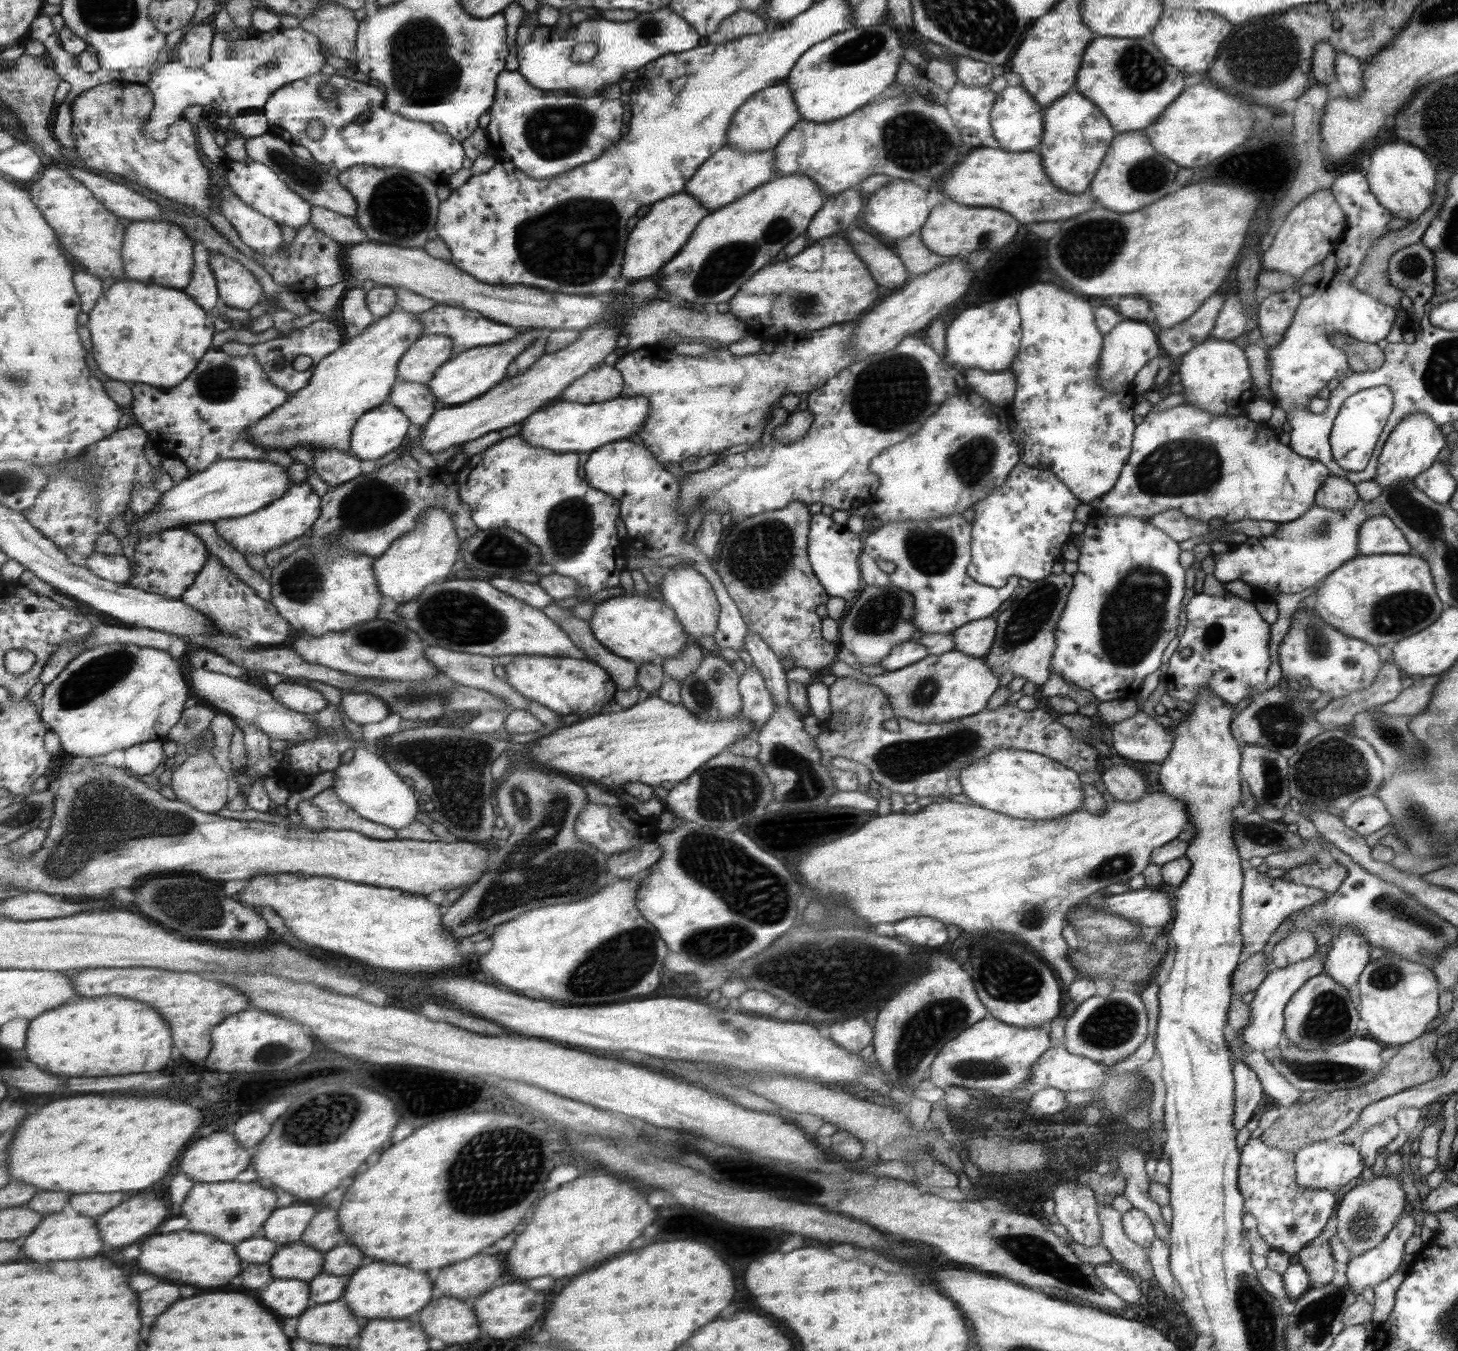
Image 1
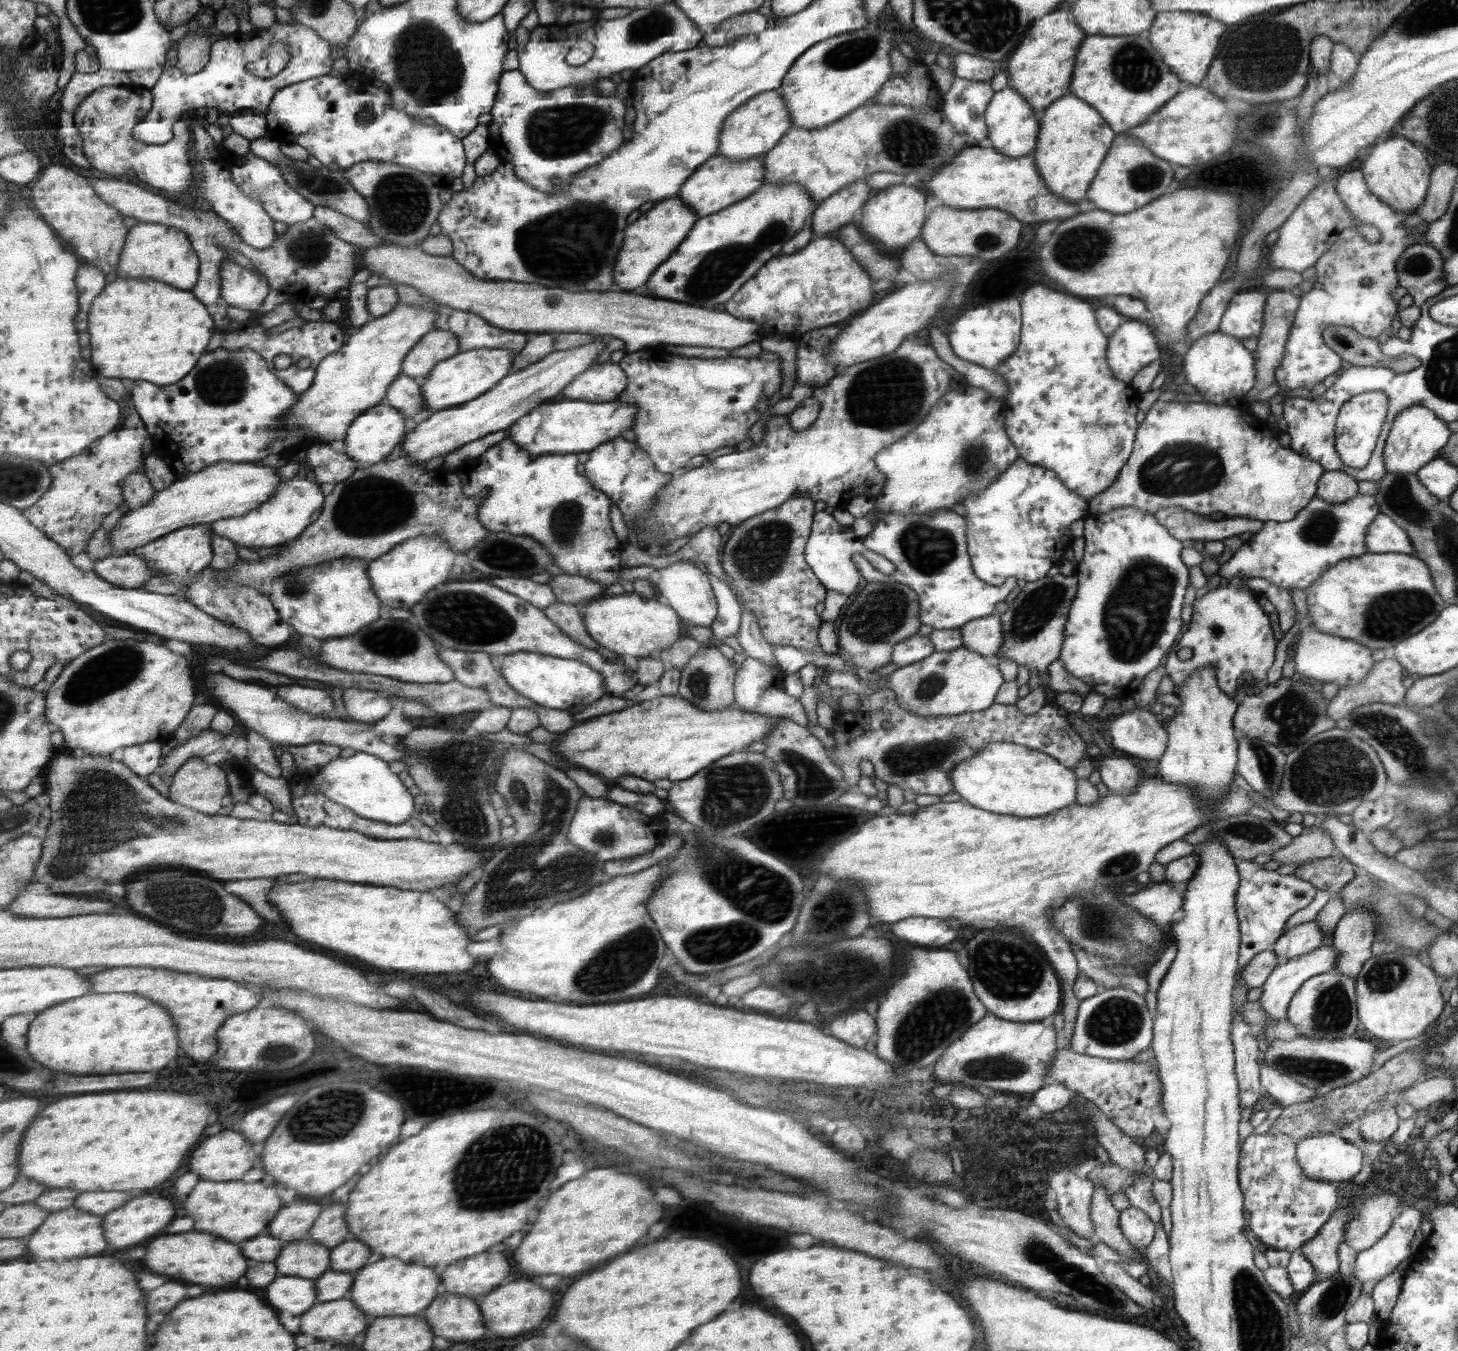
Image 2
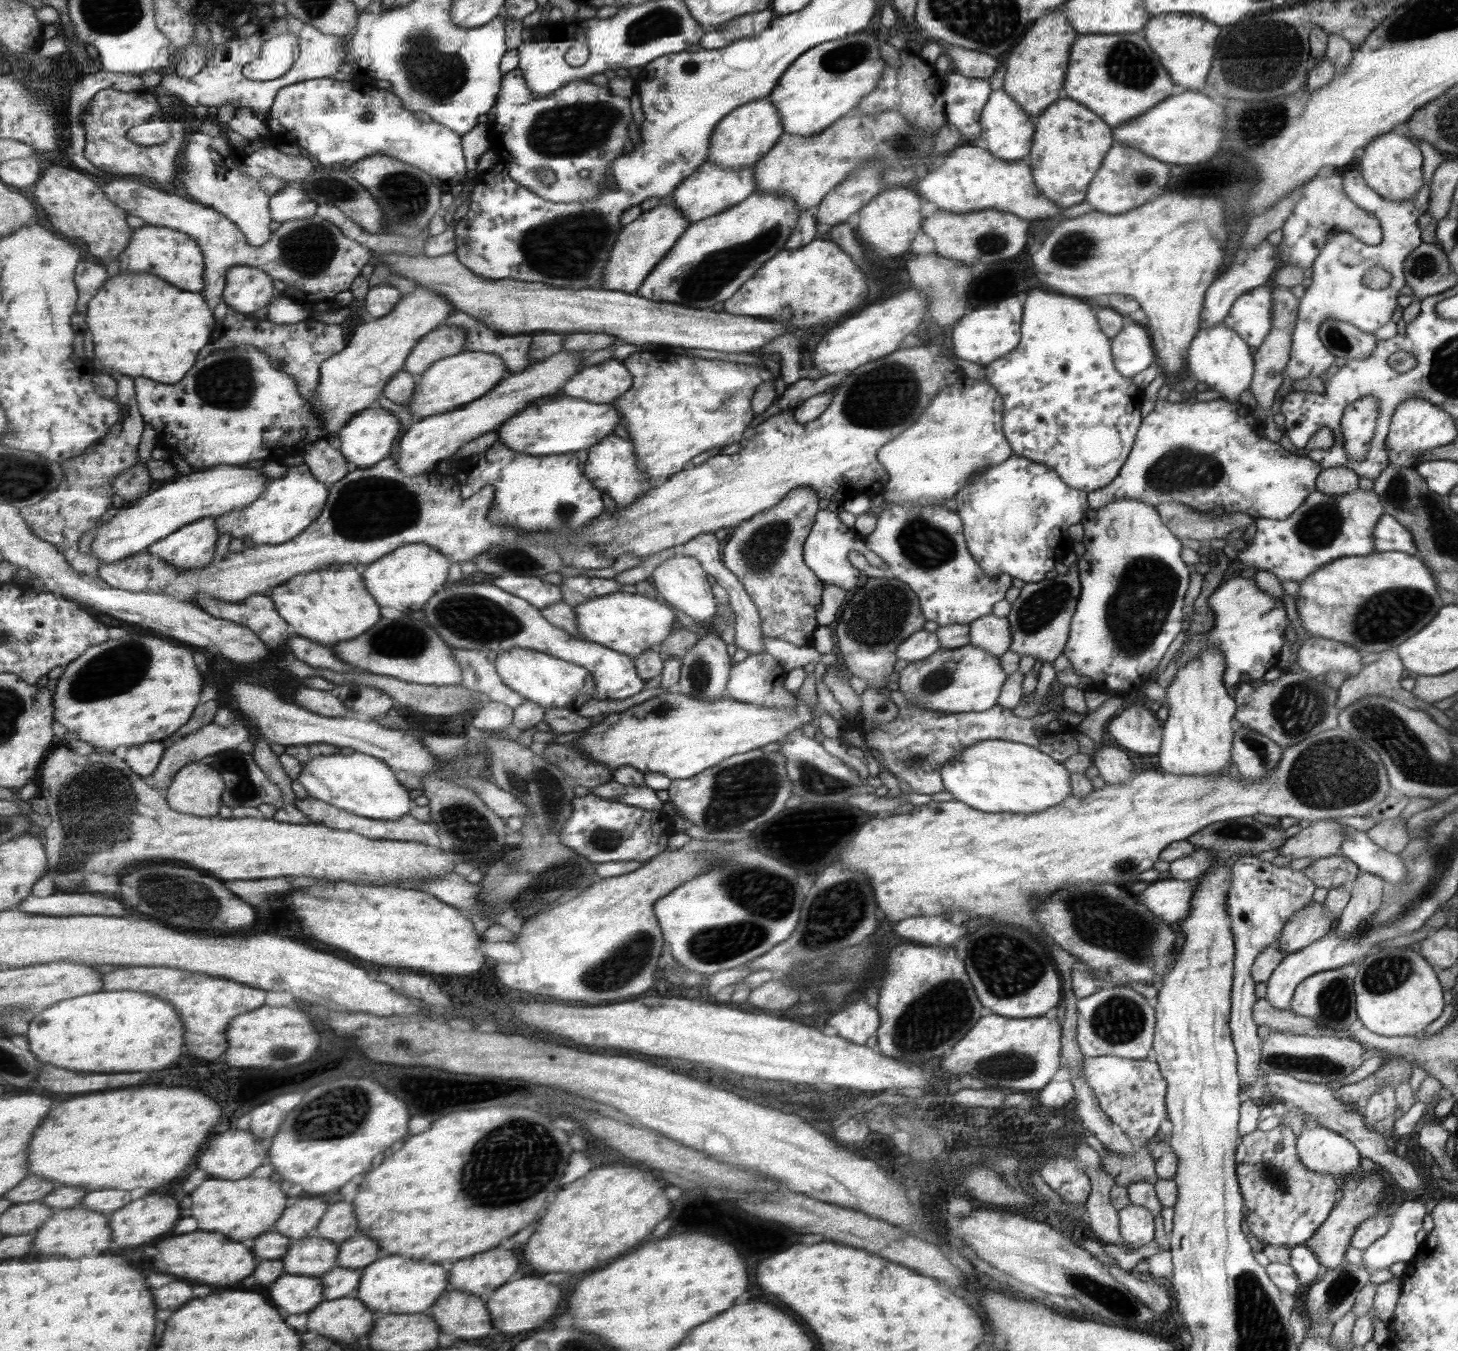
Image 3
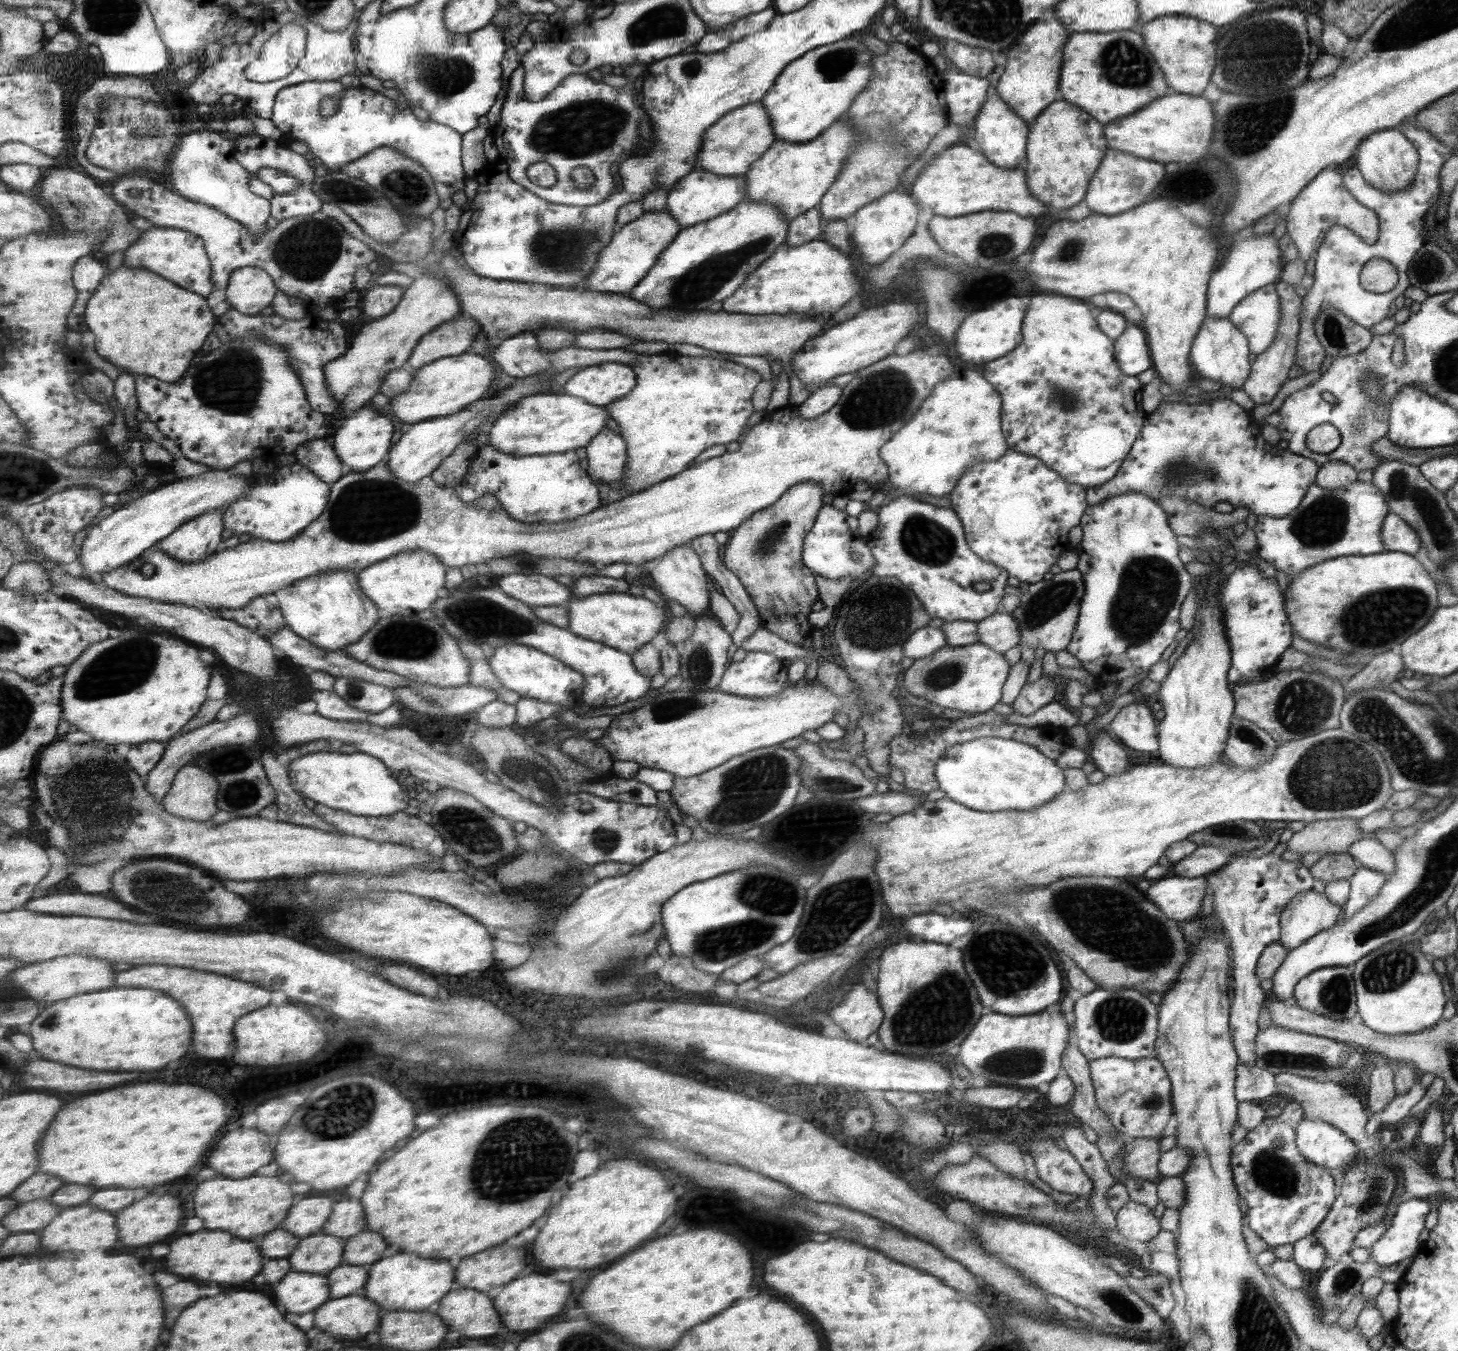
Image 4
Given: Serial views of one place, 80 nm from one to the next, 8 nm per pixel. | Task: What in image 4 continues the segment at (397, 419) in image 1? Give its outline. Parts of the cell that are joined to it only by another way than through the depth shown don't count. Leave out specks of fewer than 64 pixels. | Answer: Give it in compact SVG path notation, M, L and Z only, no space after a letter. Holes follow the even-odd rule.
M369 405L369 407L363 407L357 411L357 414L352 414L338 425L333 446L335 446L341 462L353 470L357 470L357 472L367 472L389 456L390 450L394 446L393 434L395 434L397 427L398 423L391 416Z

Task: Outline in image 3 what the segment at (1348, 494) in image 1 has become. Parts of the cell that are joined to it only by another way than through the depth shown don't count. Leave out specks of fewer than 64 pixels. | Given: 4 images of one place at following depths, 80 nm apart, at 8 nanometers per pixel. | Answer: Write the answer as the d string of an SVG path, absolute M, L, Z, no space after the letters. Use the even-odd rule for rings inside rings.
M1346 466L1323 468L1316 478L1316 490L1324 495L1341 496L1357 490L1358 476Z

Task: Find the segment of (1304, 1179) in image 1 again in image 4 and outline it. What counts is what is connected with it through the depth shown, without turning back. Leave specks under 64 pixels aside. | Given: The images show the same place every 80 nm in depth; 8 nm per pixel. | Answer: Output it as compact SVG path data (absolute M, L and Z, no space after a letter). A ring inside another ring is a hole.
M1301 1119L1295 1133L1300 1154L1315 1166L1347 1168L1360 1156L1352 1139L1331 1123Z

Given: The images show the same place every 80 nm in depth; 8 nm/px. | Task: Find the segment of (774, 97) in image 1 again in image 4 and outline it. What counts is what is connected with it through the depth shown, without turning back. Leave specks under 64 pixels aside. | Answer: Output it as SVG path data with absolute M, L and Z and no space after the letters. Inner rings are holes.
M760 101L740 106L739 109L725 113L725 116L705 133L697 169L725 176L745 175L752 162L767 152L776 139L771 119Z

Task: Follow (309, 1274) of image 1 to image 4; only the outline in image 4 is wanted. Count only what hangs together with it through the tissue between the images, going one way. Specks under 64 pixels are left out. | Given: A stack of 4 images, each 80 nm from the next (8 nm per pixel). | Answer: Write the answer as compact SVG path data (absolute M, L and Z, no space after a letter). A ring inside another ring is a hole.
M319 1233L302 1237L291 1260L293 1270L313 1274L329 1274L344 1262L345 1240L338 1236Z

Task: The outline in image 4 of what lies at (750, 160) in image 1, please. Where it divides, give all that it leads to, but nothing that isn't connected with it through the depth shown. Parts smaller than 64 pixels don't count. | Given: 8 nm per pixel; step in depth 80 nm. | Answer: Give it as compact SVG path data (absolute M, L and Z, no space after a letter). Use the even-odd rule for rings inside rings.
M695 169L691 174L682 178L676 187L668 192L665 210L669 211L683 229L695 226L700 222L720 217L747 196L747 182L745 175L725 176L713 174L705 169Z

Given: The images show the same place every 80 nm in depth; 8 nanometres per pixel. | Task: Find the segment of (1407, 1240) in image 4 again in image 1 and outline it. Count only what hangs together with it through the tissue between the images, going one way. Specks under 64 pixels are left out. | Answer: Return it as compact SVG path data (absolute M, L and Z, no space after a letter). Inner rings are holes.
M1401 1216L1395 1229L1375 1249L1349 1259L1345 1272L1349 1291L1360 1296L1361 1290L1373 1289L1379 1283L1392 1277L1404 1259L1403 1248L1407 1239L1413 1236L1415 1223L1411 1216Z

